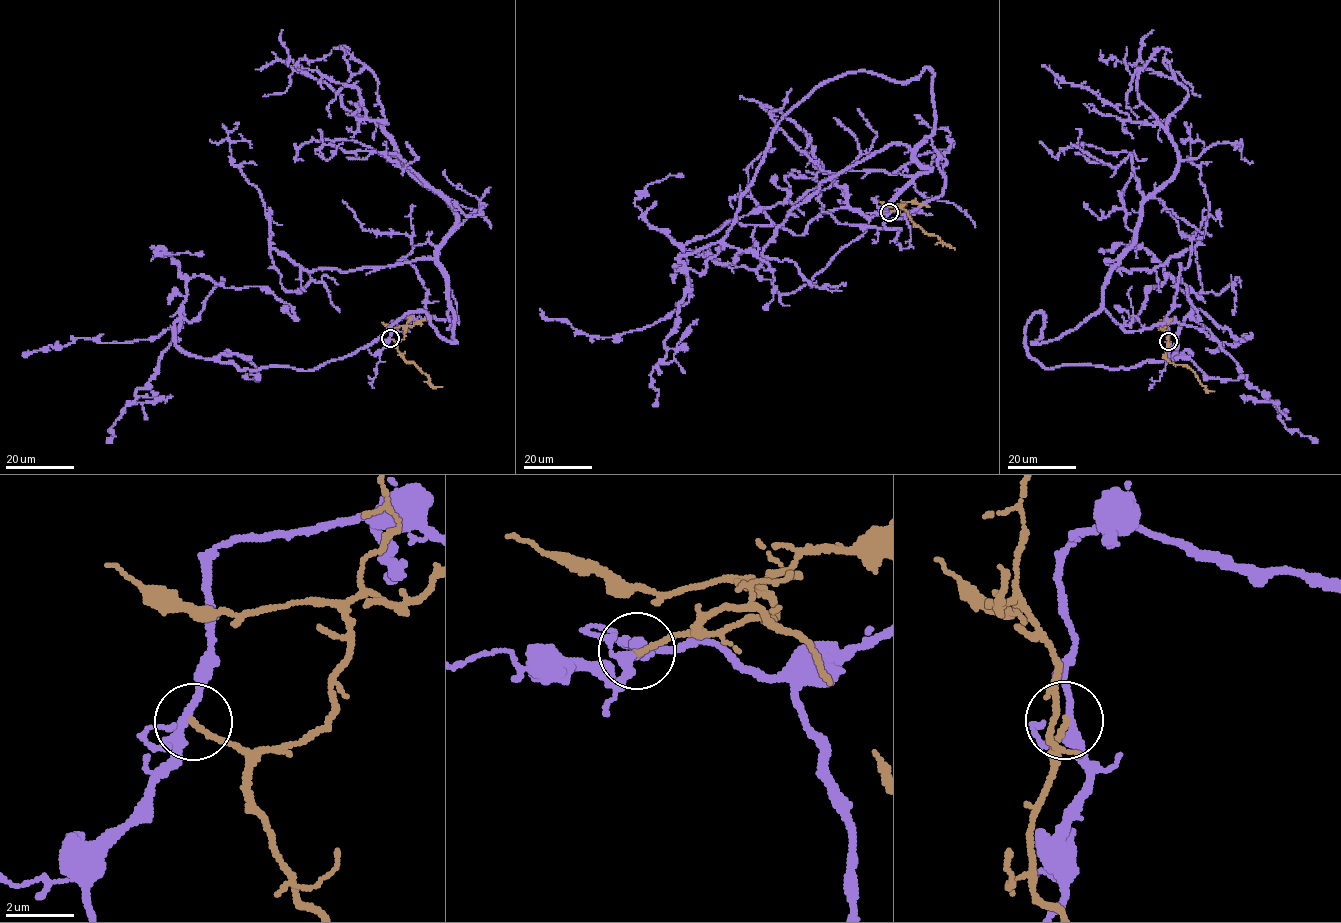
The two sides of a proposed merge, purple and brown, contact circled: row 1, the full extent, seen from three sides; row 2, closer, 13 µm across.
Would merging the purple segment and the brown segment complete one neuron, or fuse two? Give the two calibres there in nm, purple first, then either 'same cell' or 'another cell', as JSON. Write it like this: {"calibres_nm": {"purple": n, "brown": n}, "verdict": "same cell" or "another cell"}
{"calibres_nm": {"purple": 240, "brown": 150}, "verdict": "another cell"}

